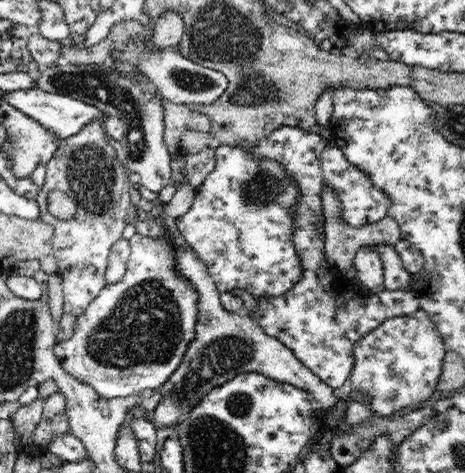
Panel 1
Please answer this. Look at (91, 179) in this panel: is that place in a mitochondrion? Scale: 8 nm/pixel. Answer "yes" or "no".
yes

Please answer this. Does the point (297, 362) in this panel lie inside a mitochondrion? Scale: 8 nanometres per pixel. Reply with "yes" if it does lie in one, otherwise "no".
no

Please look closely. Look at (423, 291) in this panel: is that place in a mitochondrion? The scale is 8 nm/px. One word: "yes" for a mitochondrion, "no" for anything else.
no

